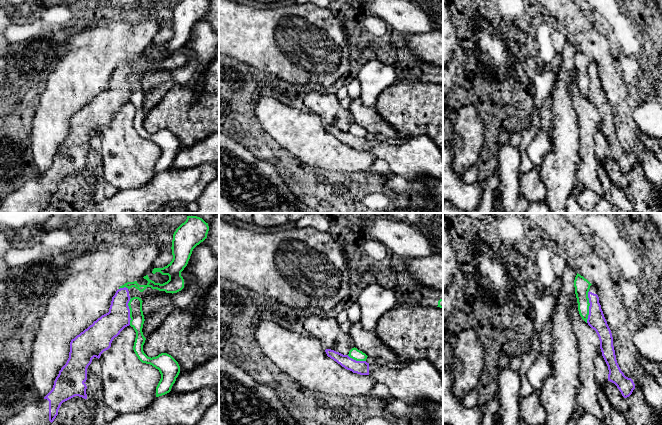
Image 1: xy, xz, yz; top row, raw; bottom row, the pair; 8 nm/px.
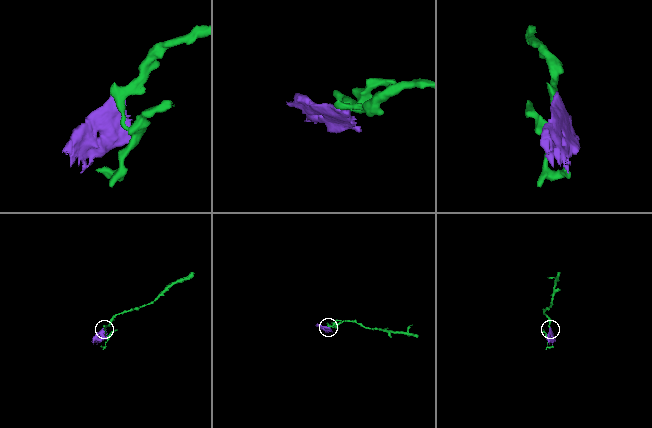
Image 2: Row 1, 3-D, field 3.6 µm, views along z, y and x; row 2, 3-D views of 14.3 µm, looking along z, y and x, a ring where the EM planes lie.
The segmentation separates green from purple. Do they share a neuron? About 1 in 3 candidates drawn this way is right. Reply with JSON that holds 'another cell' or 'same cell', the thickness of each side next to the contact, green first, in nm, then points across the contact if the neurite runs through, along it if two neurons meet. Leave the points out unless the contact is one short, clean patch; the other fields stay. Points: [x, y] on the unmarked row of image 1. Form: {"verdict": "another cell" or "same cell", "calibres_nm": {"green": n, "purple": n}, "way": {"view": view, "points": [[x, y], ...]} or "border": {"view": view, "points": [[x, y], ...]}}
{"verdict": "another cell", "calibres_nm": {"green": 120, "purple": 140}, "border": {"view": "yz", "points": [[589, 67], [588, 94], [586, 98]]}}

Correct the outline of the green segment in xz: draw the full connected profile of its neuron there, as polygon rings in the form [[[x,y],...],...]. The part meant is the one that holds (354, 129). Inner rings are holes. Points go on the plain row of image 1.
[[[355,123],[349,127],[348,132],[356,137],[366,137],[368,133],[365,129]]]

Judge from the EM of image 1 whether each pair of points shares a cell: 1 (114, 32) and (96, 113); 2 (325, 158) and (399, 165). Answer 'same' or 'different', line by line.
1: different
2: different

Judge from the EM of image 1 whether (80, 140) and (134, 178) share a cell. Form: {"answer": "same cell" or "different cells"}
{"answer": "different cells"}

